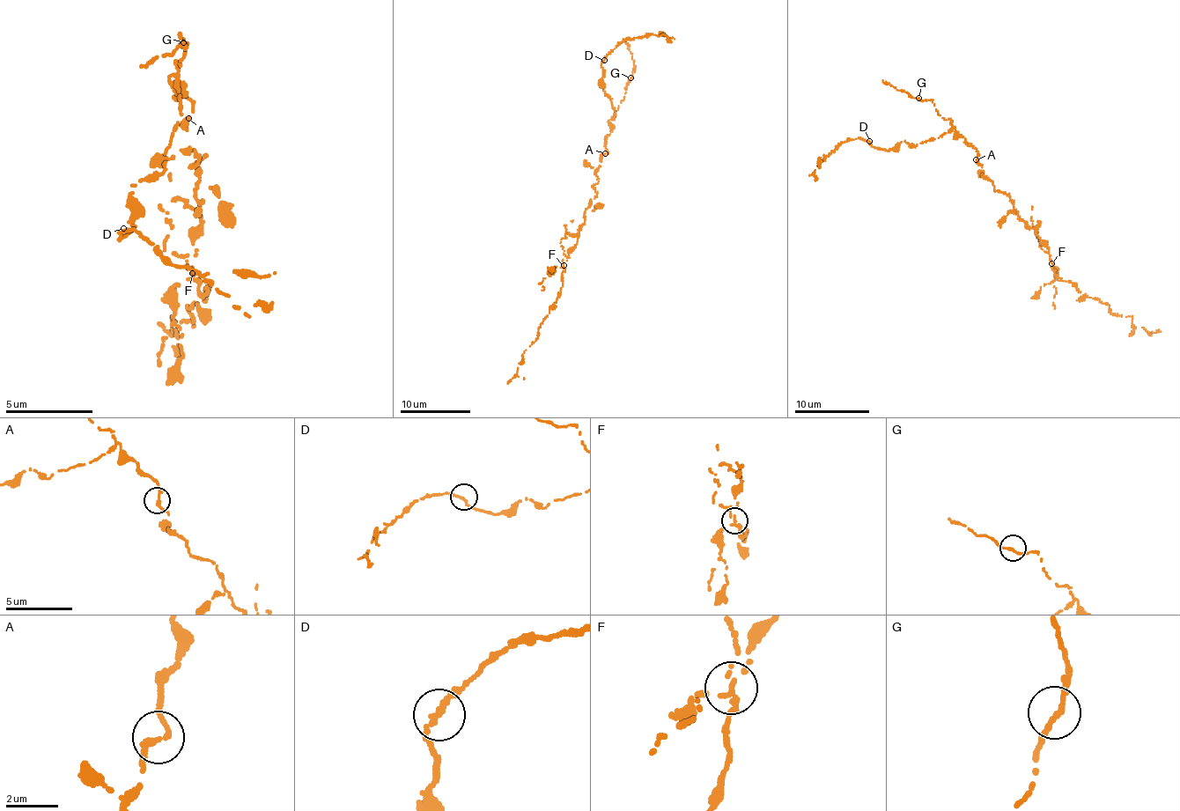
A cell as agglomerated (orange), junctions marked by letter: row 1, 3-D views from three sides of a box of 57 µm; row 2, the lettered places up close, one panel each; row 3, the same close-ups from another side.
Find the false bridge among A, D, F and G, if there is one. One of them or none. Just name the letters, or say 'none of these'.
F

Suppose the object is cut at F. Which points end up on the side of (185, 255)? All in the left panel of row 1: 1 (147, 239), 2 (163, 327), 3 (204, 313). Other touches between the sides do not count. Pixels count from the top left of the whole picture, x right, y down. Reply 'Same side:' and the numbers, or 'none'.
Same side: 2, 3

